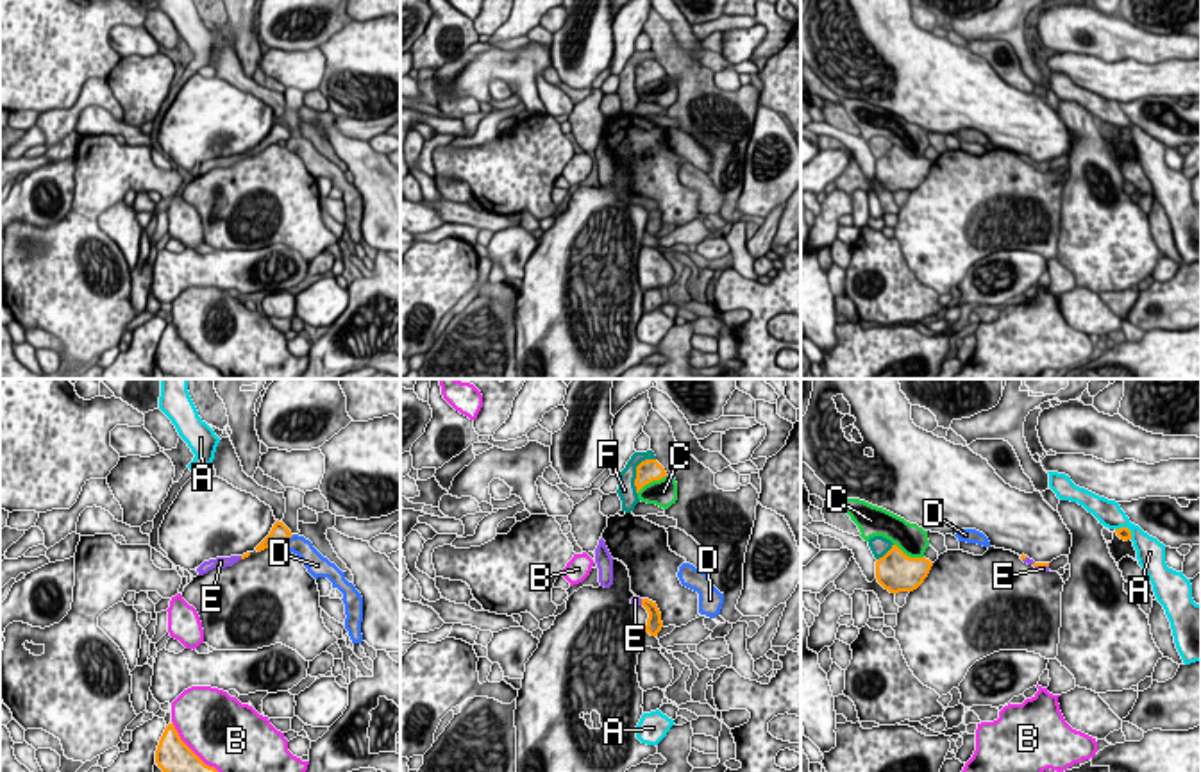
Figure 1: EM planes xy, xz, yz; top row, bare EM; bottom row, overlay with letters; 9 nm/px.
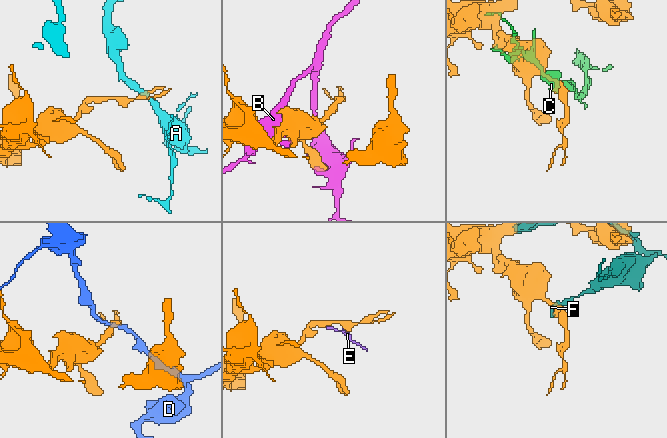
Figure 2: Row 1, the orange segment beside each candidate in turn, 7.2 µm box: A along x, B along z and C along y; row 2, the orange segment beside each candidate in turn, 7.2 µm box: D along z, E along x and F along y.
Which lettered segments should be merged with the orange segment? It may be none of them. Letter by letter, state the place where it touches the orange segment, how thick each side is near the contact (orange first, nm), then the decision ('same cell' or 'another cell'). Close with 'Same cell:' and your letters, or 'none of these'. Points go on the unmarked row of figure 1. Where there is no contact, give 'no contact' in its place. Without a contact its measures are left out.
A: yz (1126, 127) | 120/240 nm | another cell
B: xy (193, 352) | 340/500 nm | another cell
C: xz (651, 81) | 200/240 nm | another cell
D: xy (288, 136) | 160/170 nm | another cell
E: yz (1041, 165) | 30/60 nm | same cell
F: xz (637, 72) | 200/160 nm | another cell
Same cell: E

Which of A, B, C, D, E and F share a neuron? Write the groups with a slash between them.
A / B / C / D / E / F

